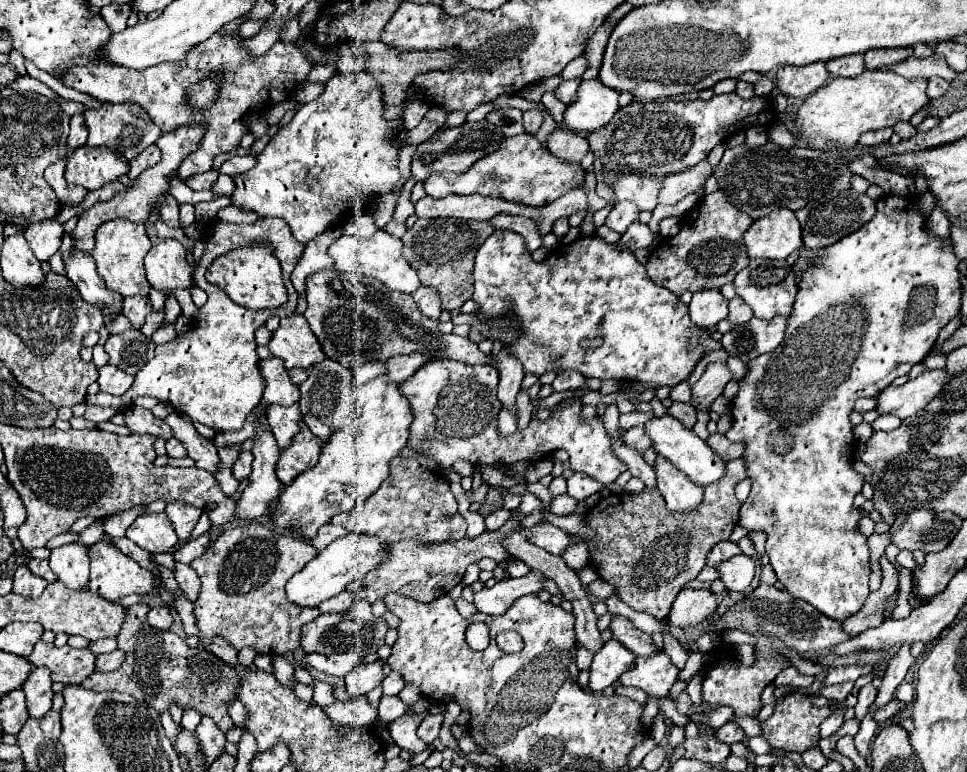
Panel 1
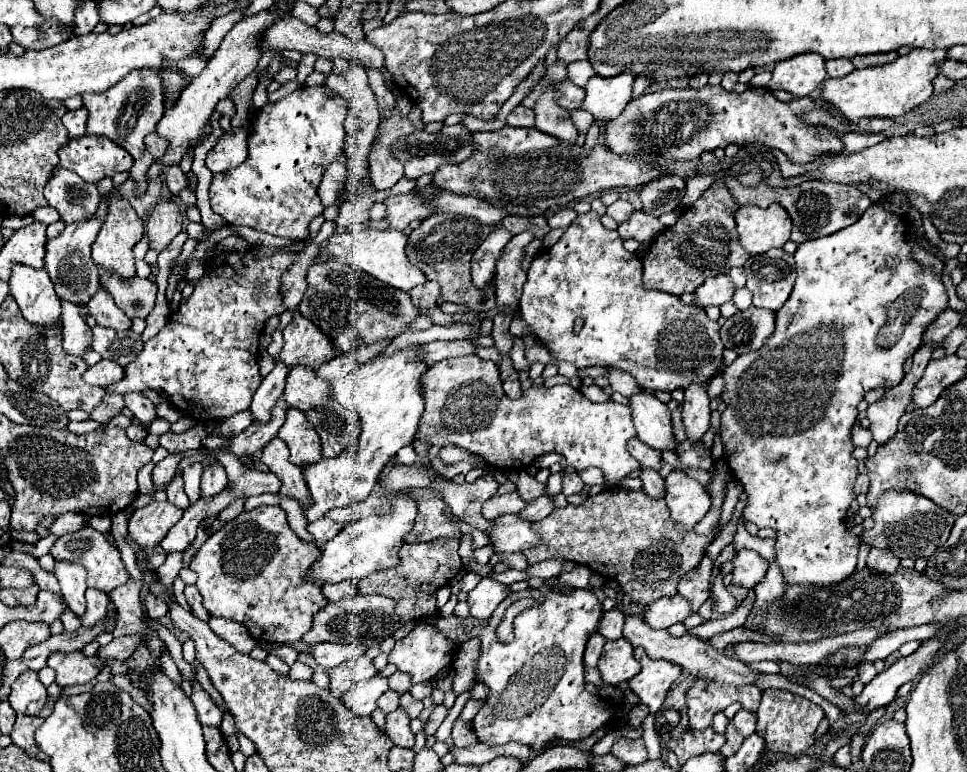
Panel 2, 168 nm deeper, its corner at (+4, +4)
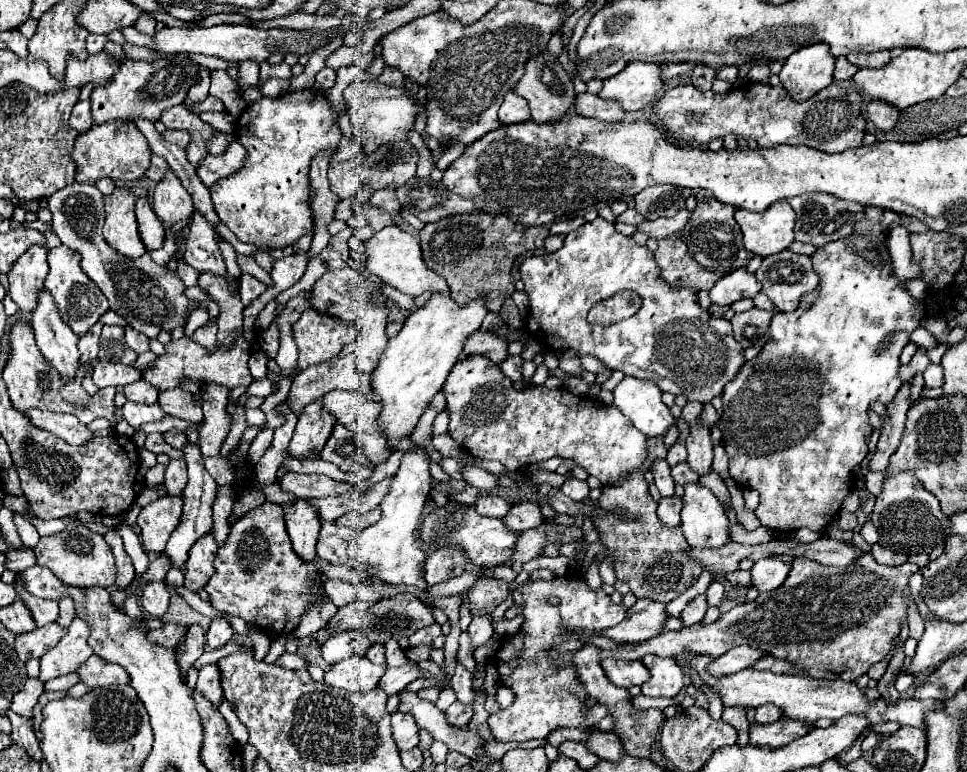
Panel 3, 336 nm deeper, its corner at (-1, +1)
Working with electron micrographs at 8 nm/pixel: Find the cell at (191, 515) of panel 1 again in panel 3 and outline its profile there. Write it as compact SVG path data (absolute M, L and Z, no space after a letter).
M170 458L164 470L164 484L170 496L180 496L184 486L186 486L188 478L186 478L186 466L184 466L184 458Z

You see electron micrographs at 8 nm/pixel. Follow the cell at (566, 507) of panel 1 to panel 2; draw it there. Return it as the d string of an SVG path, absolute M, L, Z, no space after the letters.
M541 495L539 499L527 503L527 507L519 513L523 519L529 519L529 521L541 521L543 517L547 517L551 511L555 509L553 505L553 499L549 495Z

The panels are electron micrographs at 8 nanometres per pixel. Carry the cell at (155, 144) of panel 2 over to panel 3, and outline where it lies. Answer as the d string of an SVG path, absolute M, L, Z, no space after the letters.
M166 130L162 136L164 136L164 140L172 142L172 144L176 144L176 146L180 146L180 148L186 148L186 146L190 144L190 134L188 134L188 130Z

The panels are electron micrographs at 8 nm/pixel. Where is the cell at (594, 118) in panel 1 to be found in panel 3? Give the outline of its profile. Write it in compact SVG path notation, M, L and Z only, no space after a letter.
M630 62L620 74L604 80L604 88L598 96L604 100L620 102L624 112L636 112L650 106L664 86L662 66Z

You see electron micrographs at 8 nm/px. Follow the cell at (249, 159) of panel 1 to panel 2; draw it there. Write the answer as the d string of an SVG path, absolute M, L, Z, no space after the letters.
M237 133L219 139L217 145L207 153L205 165L211 169L211 173L221 173L241 165L245 157L247 157L247 135Z

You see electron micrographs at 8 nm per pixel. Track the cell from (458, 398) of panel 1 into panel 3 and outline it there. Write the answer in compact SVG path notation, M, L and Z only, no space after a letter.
M478 354L456 362L446 380L444 394L448 402L446 406L450 410L448 434L472 456L482 460L498 460L506 466L508 472L518 472L528 468L530 464L558 456L574 460L578 466L586 468L590 476L600 478L602 484L614 484L616 480L620 480L622 472L640 468L646 458L646 436L640 434L640 430L636 430L632 422L628 422L628 418L624 418L620 410L616 410L616 406L576 396L566 388L550 390L546 386L526 386L522 390L516 390L512 380L504 378L500 366L496 366L490 358L482 358Z

